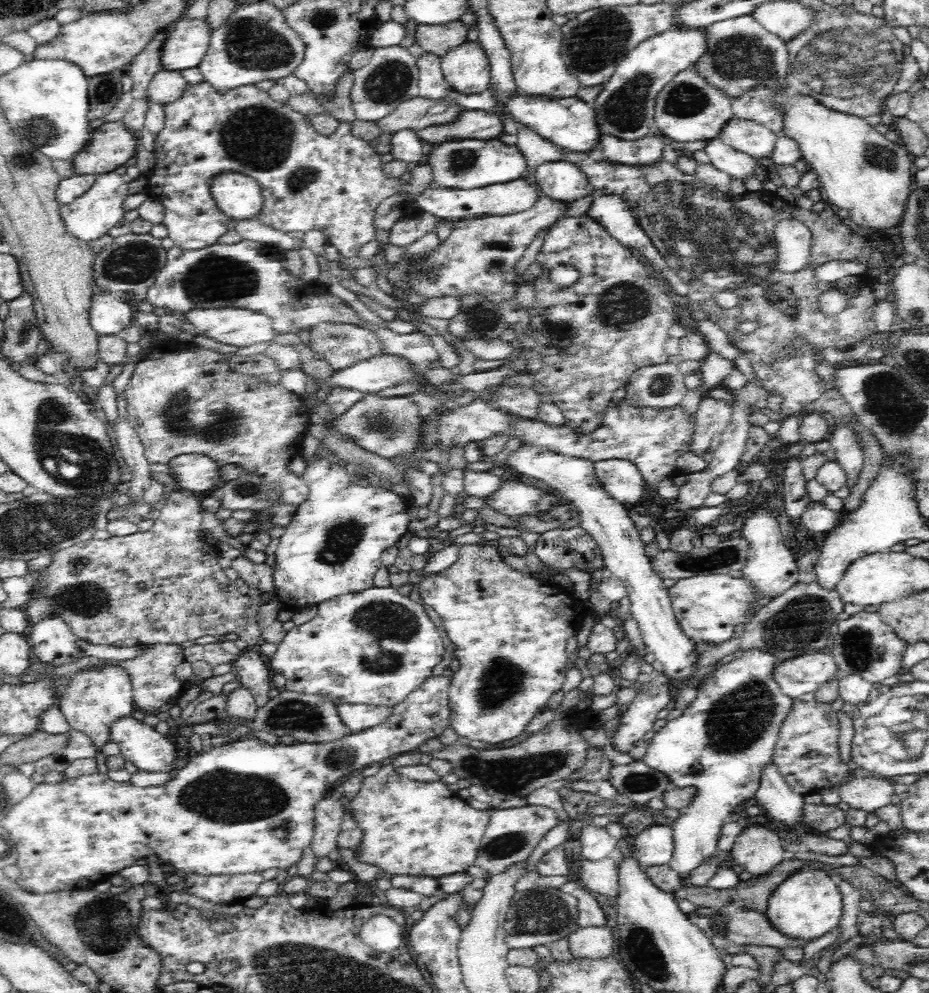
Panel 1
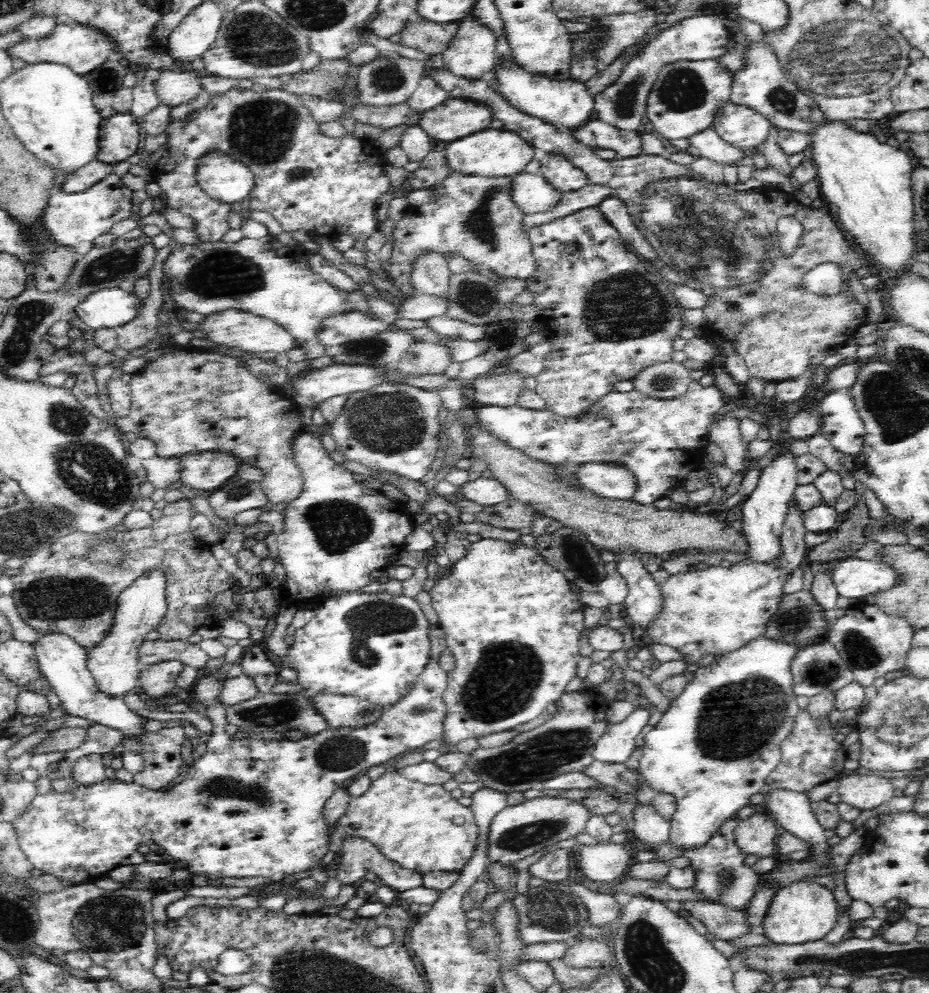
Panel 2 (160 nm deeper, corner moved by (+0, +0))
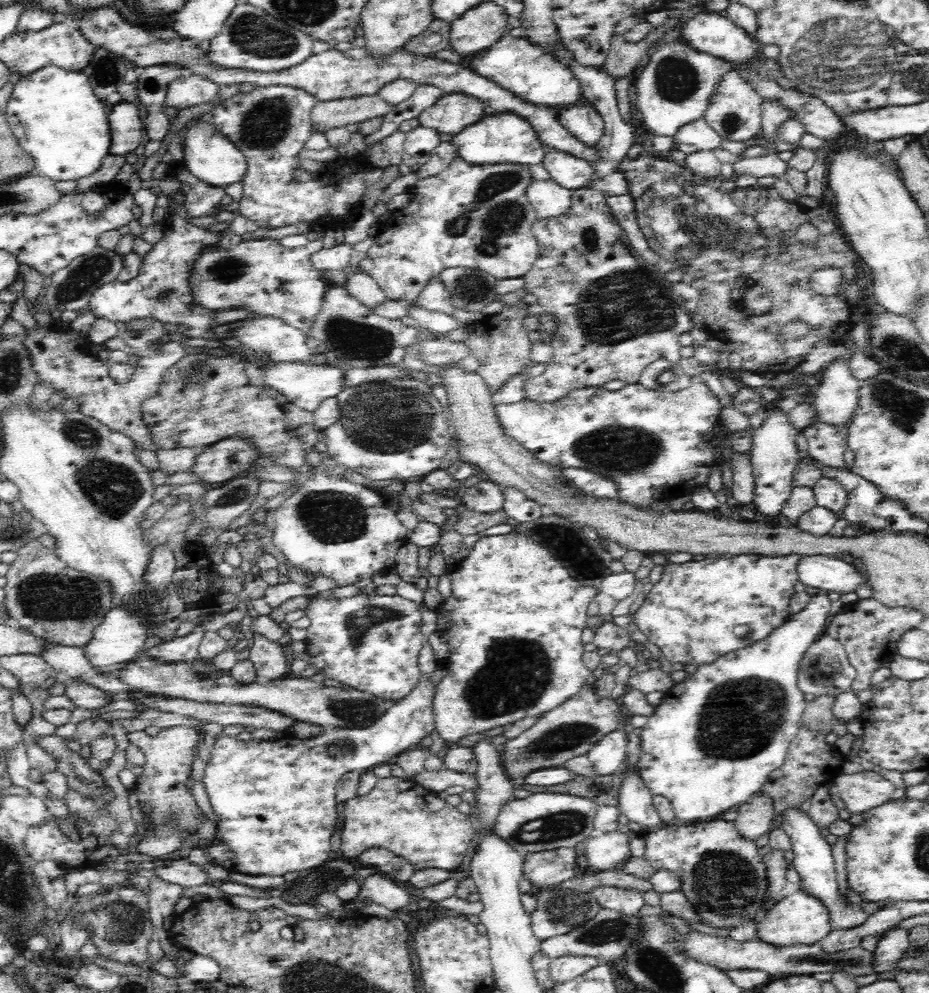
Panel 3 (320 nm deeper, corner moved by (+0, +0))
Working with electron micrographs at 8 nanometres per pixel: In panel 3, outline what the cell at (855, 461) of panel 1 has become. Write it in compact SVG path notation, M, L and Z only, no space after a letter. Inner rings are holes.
M837 359L823 372L823 380L813 390L815 401L812 404L817 413L817 421L820 421L834 429L847 429L853 422L856 410L859 406L859 390L862 382L854 378L848 368L849 360Z

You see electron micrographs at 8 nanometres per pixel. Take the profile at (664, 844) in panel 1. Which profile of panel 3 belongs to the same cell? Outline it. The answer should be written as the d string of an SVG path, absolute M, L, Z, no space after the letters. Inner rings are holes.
M637 770L626 772L625 782L619 795L619 810L628 817L630 822L636 822L644 827L644 833L656 832L667 824L662 821L653 804L654 796L642 783Z

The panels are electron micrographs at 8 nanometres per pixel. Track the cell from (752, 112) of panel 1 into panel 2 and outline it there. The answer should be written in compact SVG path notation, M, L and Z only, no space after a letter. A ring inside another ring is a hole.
M737 17L734 21L742 25L740 33L746 33L750 41L750 50L746 52L748 58L745 70L732 82L731 102L762 114L770 121L771 126L775 126L778 130L790 129L808 134L816 121L826 119L820 107L809 96L796 90L796 86L788 83L772 47L767 48L767 44L763 44L765 33L762 27L741 17Z

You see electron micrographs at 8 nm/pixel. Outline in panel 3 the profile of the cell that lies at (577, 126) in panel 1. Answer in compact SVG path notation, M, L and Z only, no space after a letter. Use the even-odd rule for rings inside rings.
M512 28L505 32L492 48L482 52L476 58L470 58L471 69L496 82L498 86L515 94L522 102L553 110L555 113L566 108L581 106L582 88L570 66L556 59L554 54L546 54L534 44L529 44L523 37L521 28Z

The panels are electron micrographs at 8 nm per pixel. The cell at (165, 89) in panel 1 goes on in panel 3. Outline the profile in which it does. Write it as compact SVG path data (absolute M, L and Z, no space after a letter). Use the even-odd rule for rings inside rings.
M191 75L176 78L167 85L165 104L170 108L184 110L196 104L212 102L219 94L220 86L206 78Z

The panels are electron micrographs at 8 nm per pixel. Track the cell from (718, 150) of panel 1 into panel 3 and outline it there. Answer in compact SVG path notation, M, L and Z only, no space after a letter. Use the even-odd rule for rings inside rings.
M703 119L680 128L673 136L674 142L680 146L694 146L692 152L712 152L722 148L722 137Z

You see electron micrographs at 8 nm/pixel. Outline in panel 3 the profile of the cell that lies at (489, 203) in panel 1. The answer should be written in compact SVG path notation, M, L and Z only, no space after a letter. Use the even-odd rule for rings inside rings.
M533 179L525 189L526 198L538 219L558 216L571 205L573 191L556 184L552 179Z

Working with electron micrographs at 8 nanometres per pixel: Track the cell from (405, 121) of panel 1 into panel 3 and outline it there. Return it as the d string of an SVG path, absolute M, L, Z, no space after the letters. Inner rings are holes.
M360 96L346 100L318 102L312 108L312 132L342 128L348 124L372 122L383 118L394 110L394 105L382 100L380 96Z

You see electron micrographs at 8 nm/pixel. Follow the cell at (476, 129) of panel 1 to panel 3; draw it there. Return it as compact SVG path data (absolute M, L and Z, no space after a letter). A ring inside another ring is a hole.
M445 94L439 98L430 108L423 110L422 114L417 118L420 125L424 128L435 130L438 134L460 134L464 132L468 126L478 124L480 120L487 116L484 113L484 104L481 100L468 96L467 94Z

